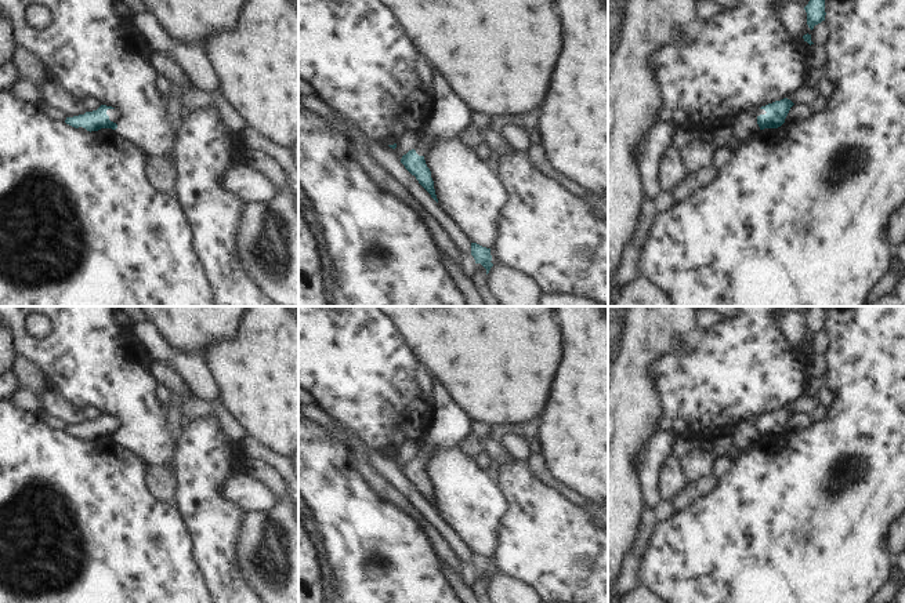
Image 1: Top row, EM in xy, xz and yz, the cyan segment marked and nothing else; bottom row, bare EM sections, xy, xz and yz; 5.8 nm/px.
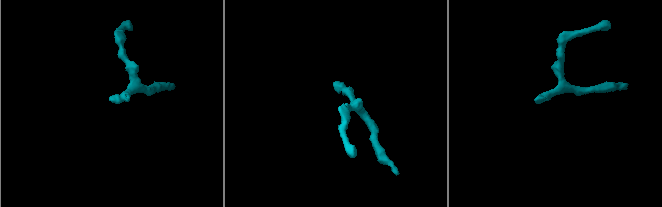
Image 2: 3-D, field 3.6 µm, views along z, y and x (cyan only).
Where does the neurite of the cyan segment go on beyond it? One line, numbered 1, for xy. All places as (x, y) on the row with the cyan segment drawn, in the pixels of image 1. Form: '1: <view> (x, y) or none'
1: xy (113, 115)

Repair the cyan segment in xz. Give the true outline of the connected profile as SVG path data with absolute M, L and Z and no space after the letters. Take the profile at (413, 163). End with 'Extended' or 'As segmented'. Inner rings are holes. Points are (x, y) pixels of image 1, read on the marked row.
M435 69L431 73L434 102L427 117L424 137L416 144L415 149L402 156L401 163L438 203L434 181L426 164L424 155L432 139L457 138L470 126L471 110L453 94L448 83Z. Extended.

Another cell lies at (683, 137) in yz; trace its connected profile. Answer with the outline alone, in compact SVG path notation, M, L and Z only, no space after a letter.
M677 128L673 137L673 148L677 150L684 149L688 144L699 138L699 131L689 128Z

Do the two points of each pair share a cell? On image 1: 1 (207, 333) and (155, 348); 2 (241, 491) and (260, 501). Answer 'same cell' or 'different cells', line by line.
1: different cells
2: same cell

